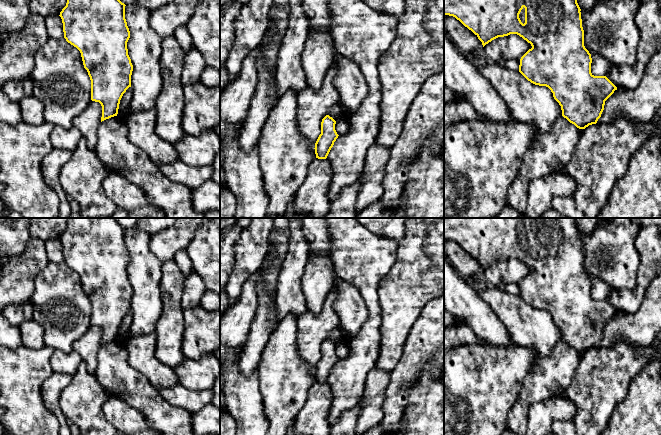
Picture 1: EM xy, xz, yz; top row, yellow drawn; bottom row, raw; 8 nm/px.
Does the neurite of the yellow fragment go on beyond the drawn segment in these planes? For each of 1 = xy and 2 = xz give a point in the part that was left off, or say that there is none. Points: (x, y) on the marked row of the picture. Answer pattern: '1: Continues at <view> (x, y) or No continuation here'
1: No continuation here
2: No continuation here

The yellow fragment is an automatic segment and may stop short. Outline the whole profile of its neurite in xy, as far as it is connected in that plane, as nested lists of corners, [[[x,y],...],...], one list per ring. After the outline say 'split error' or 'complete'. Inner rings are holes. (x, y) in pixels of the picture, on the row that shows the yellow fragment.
[[[67,0],[60,12],[64,38],[76,47],[91,80],[91,100],[102,106],[101,122],[117,116],[120,100],[131,87],[133,65],[128,55],[130,31],[120,0]]]; complete

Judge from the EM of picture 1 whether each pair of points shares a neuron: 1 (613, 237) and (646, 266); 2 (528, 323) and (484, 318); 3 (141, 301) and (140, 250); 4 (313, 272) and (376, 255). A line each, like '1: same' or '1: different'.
1: different
2: different
3: same
4: different

